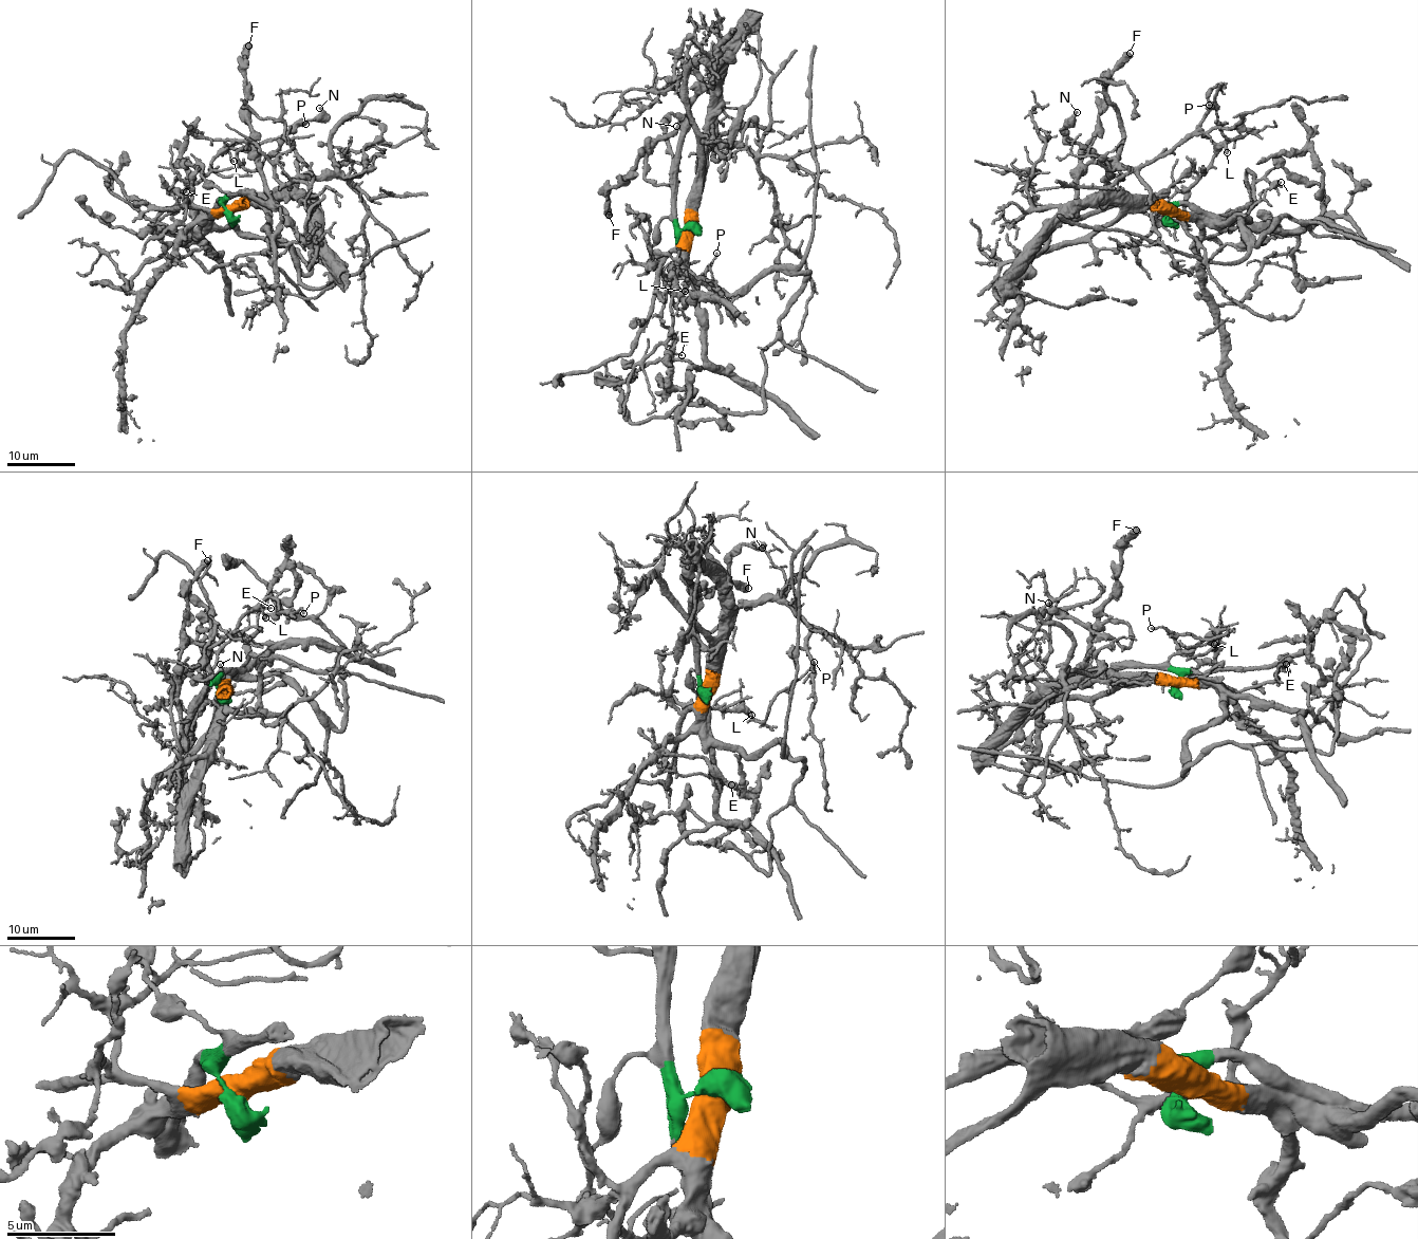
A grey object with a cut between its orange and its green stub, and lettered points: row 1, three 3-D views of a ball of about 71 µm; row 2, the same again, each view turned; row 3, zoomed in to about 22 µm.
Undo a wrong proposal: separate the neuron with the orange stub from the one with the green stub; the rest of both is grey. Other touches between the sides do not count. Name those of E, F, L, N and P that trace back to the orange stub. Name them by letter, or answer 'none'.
E, L, P

